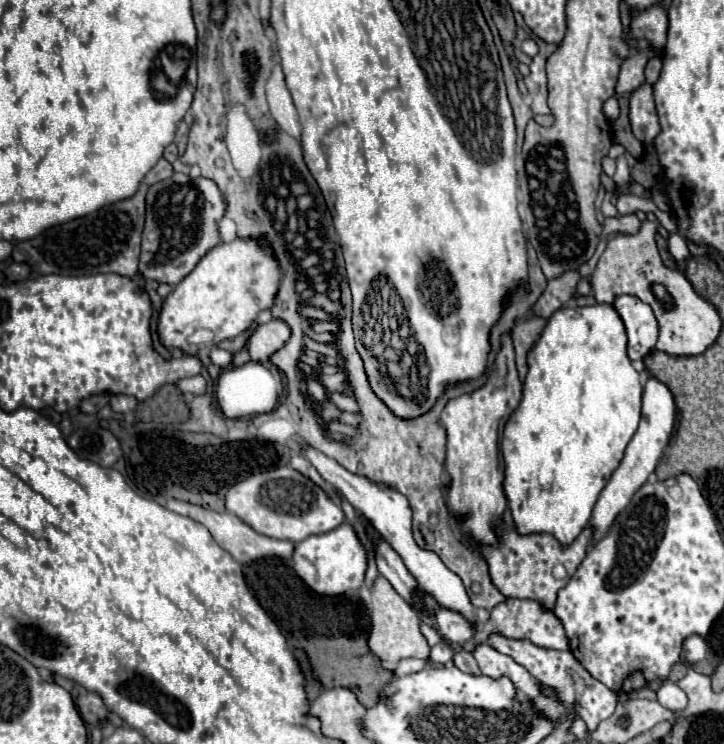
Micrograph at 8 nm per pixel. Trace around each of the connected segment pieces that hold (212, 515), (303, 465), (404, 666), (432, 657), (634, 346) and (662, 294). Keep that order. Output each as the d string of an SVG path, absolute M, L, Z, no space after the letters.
M169 499L167 501L167 509L179 513L179 515L185 515L185 517L191 517L199 523L203 523L209 533L213 535L213 539L219 543L219 547L223 547L225 551L229 551L239 563L251 563L251 561L257 561L257 559L265 559L265 557L283 557L283 559L291 559L293 557L293 551L295 551L295 543L291 541L279 541L279 539L271 539L267 535L259 535L255 529L247 527L247 523L243 523L237 515L231 515L231 513L217 513L217 511L211 511L211 509L203 509L199 505L193 505L193 503L187 503L187 501L179 501L179 499Z
M293 455L293 457L291 457L291 467L297 469L299 473L307 475L307 477L309 477L311 481L315 481L317 485L325 487L325 481L321 479L321 475L315 471L315 467L311 467L311 463L307 463L307 459L305 459L303 455Z
M403 659L397 667L393 670L393 674L399 677L406 676L406 672L414 673L414 671L421 671L422 667L430 666L428 661L414 660L414 659Z
M437 643L437 645L431 649L431 653L429 653L429 662L443 665L443 663L447 663L451 657L453 657L453 651L451 651L445 643Z
M621 295L615 299L615 309L619 311L627 337L629 337L629 359L637 361L649 355L657 343L657 319L647 303L633 295Z
M653 283L651 285L651 291L653 291L653 295L667 307L667 309L671 309L673 307L673 299L671 299L671 295L667 295L667 289L663 287L663 285L659 285L659 283Z

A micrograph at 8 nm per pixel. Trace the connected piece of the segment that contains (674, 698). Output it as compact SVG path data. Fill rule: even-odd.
M665 681L659 689L657 689L657 701L673 711L683 711L687 705L687 695L679 689L677 683Z

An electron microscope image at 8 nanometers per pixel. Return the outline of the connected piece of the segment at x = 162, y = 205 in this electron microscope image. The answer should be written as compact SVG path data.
M173 173L169 179L163 179L149 187L145 197L145 227L143 227L143 243L141 243L141 261L139 271L145 279L155 279L159 283L177 285L185 275L193 271L199 259L219 243L219 227L217 221L225 215L227 201L223 199L215 181L207 177L191 179L185 173Z

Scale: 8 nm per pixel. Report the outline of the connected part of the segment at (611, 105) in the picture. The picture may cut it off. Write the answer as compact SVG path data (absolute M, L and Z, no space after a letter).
M611 97L611 99L605 101L605 105L603 105L603 113L605 113L605 117L609 119L609 123L613 123L613 121L619 117L619 103L617 103L615 97Z

